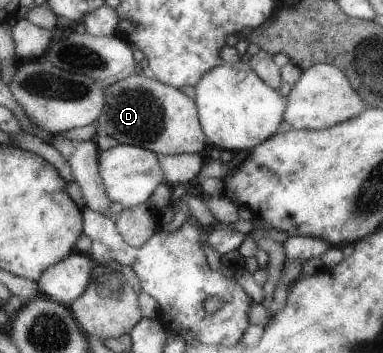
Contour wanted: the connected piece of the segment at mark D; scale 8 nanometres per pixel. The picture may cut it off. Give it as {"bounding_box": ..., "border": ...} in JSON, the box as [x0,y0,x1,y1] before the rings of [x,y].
{"bounding_box":[97,72,207,156],"border":[[[135,72],[133,75],[111,83],[109,87],[105,87],[105,105],[101,115],[97,117],[97,129],[101,127],[103,133],[107,133],[109,137],[113,137],[117,144],[129,144],[138,146],[154,152],[173,156],[176,154],[197,153],[202,155],[203,149],[207,145],[207,141],[197,117],[197,109],[193,99],[189,99],[179,89],[163,84],[162,82],[152,79],[149,75]]]}

